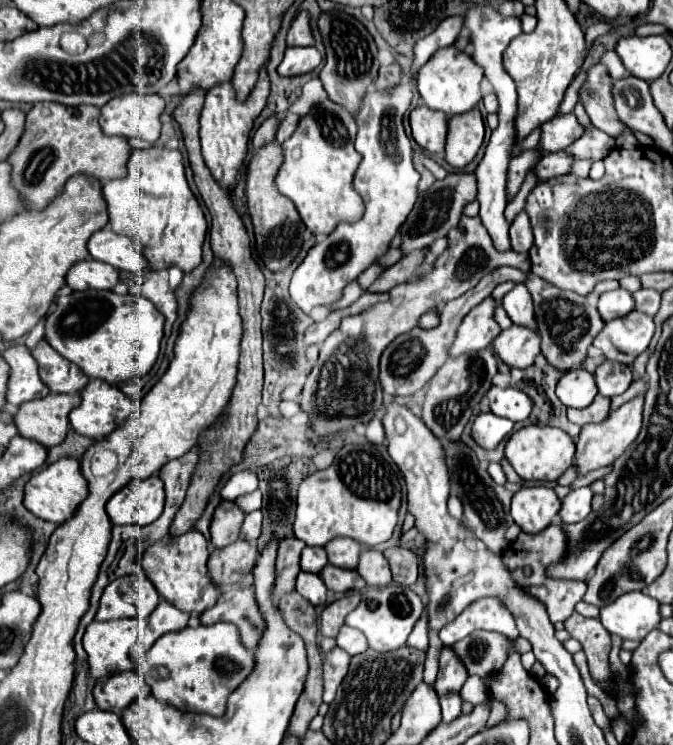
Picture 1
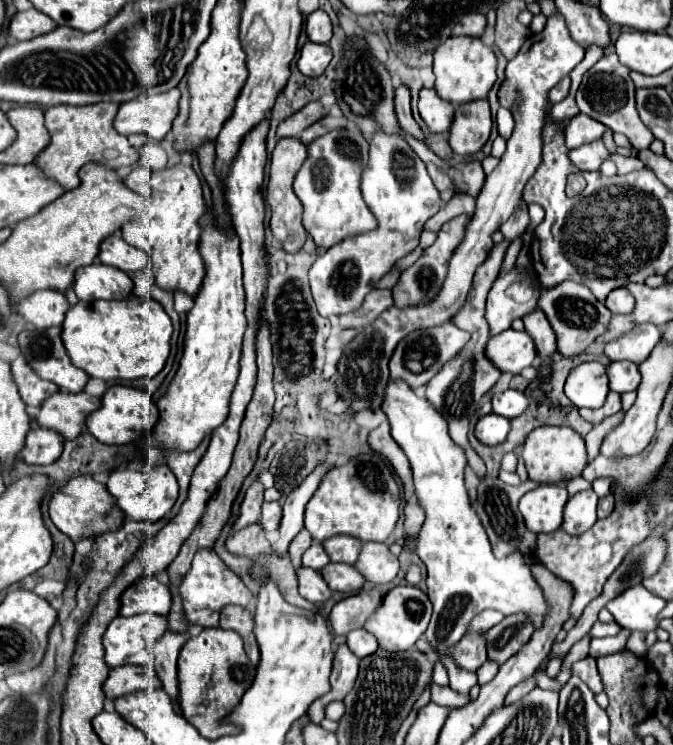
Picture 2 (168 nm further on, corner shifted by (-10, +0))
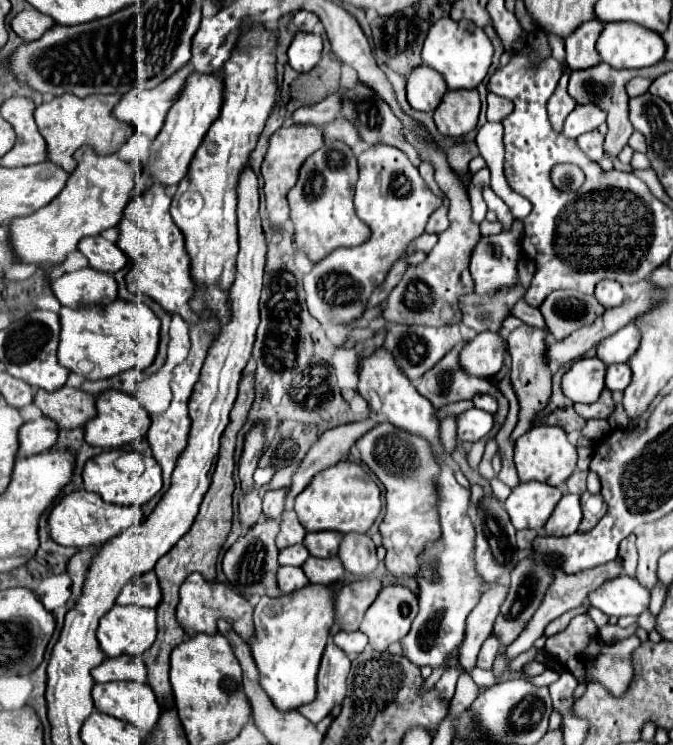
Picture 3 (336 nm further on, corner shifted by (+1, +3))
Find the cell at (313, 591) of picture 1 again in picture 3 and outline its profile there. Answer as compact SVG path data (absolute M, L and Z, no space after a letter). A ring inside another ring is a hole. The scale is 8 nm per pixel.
M279 567L277 571L277 585L281 593L293 593L295 589L301 589L309 583L301 567Z

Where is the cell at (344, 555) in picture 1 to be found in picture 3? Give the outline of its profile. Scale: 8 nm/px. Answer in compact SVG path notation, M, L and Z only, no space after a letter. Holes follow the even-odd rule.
M337 531L307 533L303 539L303 545L313 557L333 557L337 555L341 539L343 539L343 533L337 533Z

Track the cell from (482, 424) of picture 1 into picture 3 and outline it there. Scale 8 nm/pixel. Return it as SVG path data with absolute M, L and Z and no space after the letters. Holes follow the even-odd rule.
M473 407L473 409L457 415L457 439L475 443L475 441L483 439L485 435L489 435L493 425L495 425L493 415Z

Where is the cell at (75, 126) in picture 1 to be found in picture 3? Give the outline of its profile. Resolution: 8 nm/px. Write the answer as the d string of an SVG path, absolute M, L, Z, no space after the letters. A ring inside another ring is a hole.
M63 93L61 97L53 97L49 103L41 103L35 109L35 121L39 127L39 133L47 141L47 159L63 167L67 173L75 169L73 153L81 145L91 145L97 153L113 153L121 147L121 143L133 133L131 125L125 125L113 117L113 107L121 95L97 95L97 97L85 97L79 99L71 93Z

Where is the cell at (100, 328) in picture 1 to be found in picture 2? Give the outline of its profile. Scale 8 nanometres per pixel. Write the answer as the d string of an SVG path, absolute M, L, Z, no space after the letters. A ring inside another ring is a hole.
M128 296L124 300L78 300L66 314L62 324L62 342L74 366L82 368L90 378L102 380L134 380L156 376L170 354L172 322L170 316L156 304L156 300L140 300L138 296Z

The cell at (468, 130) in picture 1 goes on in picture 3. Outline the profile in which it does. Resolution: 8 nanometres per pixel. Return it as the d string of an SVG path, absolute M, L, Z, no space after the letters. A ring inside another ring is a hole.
M449 89L435 109L435 125L443 135L461 137L475 129L479 117L479 91L477 89Z

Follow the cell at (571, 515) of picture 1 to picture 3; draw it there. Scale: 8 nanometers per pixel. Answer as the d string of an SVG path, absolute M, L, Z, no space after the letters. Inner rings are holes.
M563 495L557 503L553 515L545 523L545 535L549 537L565 537L573 535L581 523L581 507L579 507L579 495Z

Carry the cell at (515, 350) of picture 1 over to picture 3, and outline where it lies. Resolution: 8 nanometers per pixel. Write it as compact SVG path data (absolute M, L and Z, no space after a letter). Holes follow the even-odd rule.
M479 333L473 341L467 341L459 353L461 369L475 377L493 377L499 373L505 355L505 343L497 333Z

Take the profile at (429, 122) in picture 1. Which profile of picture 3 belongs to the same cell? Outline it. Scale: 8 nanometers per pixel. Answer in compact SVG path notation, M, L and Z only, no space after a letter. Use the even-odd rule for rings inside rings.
M419 65L407 79L407 99L415 111L435 111L445 95L447 85L439 73L433 73L427 65Z

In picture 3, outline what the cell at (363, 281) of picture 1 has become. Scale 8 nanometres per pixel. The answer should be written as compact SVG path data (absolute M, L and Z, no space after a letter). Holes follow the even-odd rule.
M423 233L421 237L417 237L413 241L413 245L417 247L417 251L425 251L425 253L429 253L435 243L437 243L437 235L435 233Z

